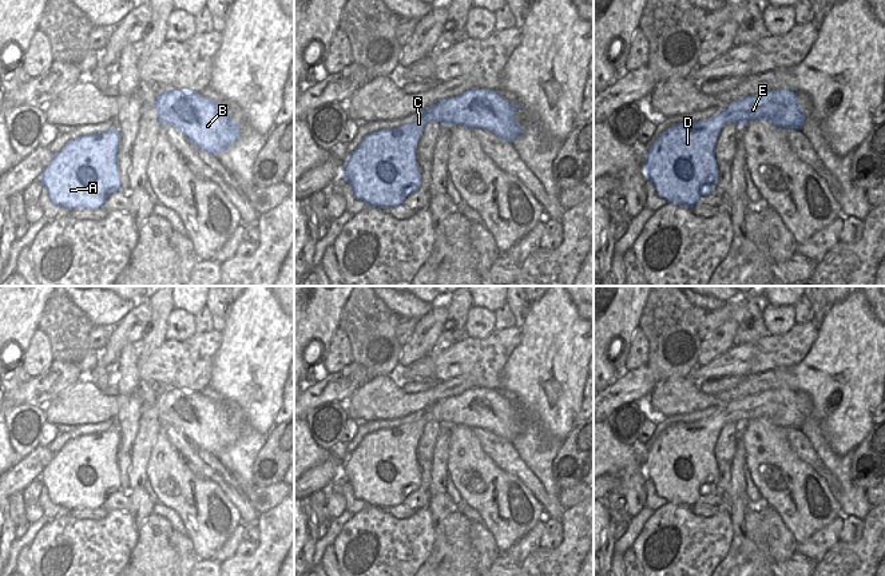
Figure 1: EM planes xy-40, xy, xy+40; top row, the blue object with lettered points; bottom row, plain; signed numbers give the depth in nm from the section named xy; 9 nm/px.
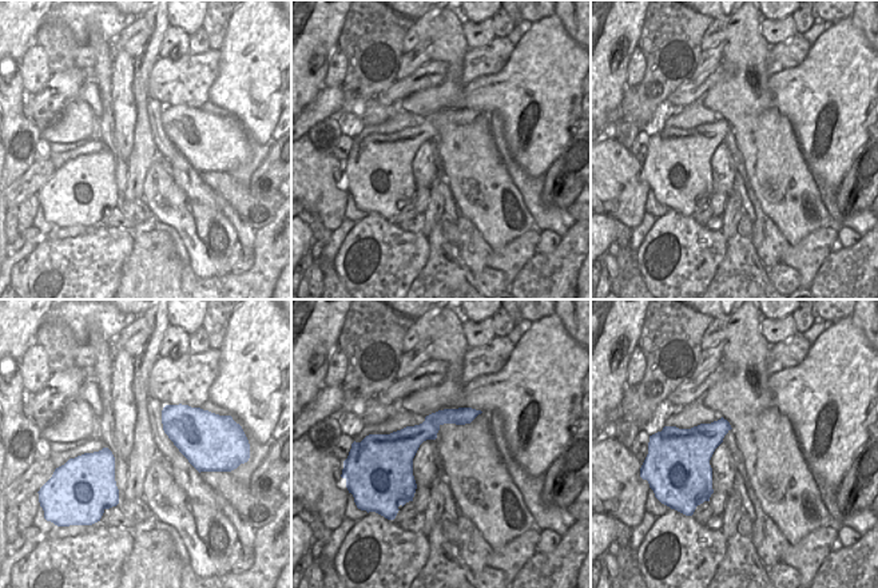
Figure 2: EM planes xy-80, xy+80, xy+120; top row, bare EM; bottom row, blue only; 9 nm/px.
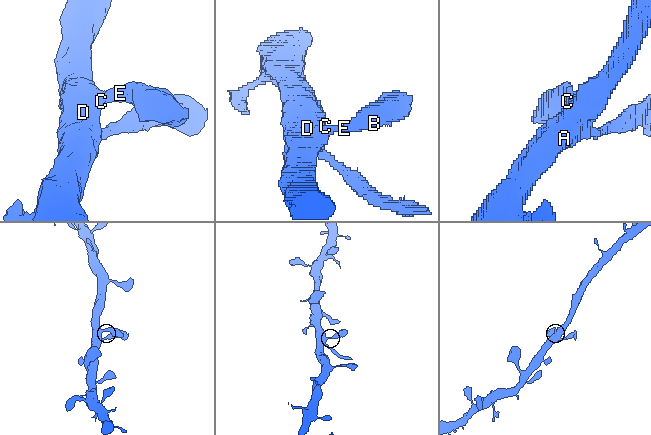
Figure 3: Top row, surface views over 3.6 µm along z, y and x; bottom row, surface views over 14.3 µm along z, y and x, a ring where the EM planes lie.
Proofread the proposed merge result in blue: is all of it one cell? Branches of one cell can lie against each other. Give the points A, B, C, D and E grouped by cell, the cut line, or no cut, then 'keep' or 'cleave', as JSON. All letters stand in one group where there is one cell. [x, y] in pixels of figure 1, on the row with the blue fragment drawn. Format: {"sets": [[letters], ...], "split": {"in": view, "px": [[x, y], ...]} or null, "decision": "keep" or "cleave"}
{"sets": [["A", "B", "C", "D", "E"]], "split": null, "decision": "keep"}

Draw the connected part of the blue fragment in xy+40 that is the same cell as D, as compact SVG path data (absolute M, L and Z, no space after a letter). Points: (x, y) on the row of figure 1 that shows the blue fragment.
M773 90L735 100L709 119L678 123L664 130L643 163L656 194L668 203L684 207L698 204L718 184L715 144L722 128L730 123L743 126L754 119L801 130L806 115L798 106L797 92Z

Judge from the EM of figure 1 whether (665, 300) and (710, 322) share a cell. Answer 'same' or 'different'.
different

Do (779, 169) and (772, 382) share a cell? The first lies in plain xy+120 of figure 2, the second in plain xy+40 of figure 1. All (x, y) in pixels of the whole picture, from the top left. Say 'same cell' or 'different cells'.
different cells

